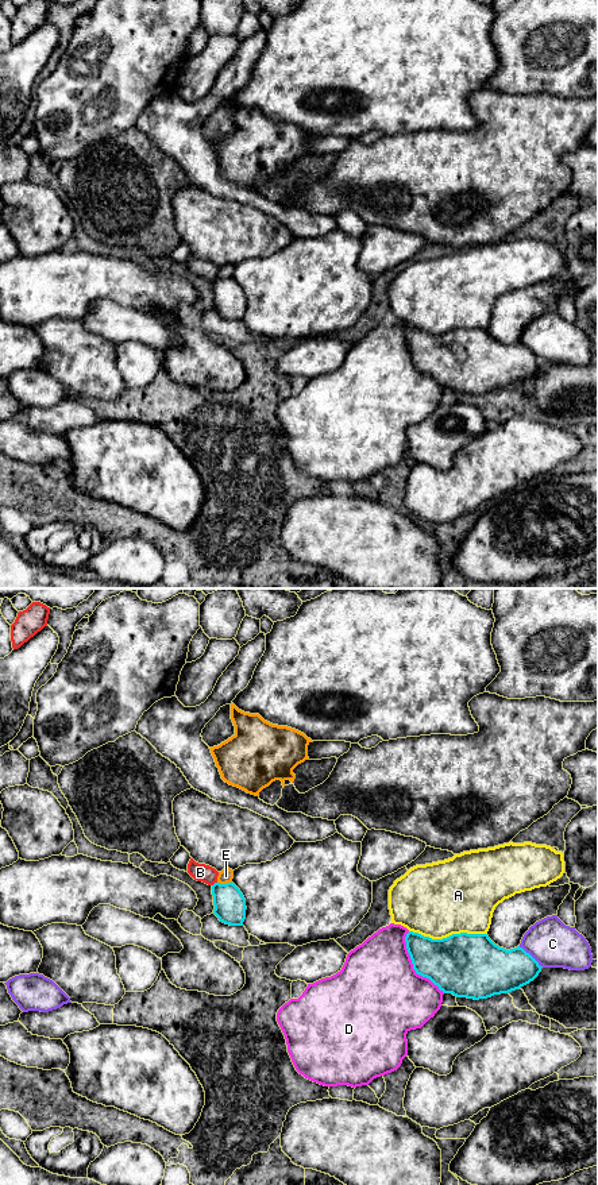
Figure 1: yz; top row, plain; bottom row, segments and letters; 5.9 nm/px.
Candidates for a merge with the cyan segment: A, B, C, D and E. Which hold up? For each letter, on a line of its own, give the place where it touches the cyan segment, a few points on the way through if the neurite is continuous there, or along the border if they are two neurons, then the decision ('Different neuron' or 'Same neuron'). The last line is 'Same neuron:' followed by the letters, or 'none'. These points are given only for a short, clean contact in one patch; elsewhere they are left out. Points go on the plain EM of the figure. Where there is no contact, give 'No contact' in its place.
A: Touches cyan at yz (448, 332). Different neuron
B: Touches cyan at yz (213, 280). Different neuron
C: Touches cyan at yz (531, 351). Different neuron
D: Touches cyan at yz (413, 362). Different neuron
E: Touches cyan at yz (224, 280). Boundary: yz (231, 276), (218, 278). Different neuron
Same neuron: none

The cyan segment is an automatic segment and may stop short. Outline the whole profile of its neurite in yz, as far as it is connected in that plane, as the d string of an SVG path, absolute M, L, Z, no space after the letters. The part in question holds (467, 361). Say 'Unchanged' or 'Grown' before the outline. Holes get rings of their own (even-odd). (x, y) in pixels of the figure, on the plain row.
Unchanged. M409 327L405 337L416 368L456 393L479 395L509 389L533 377L543 363L522 343L506 346L487 329L432 335Z

